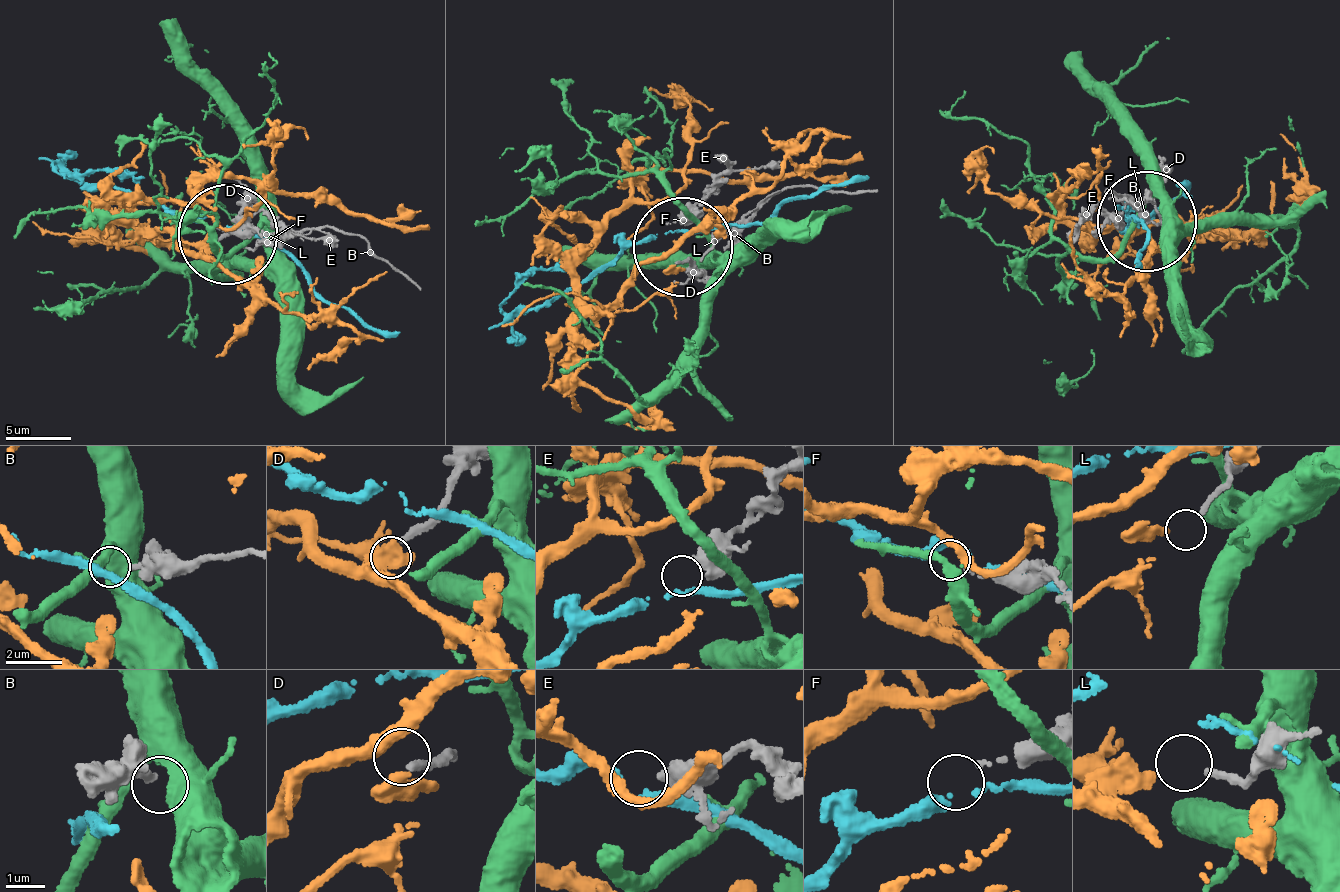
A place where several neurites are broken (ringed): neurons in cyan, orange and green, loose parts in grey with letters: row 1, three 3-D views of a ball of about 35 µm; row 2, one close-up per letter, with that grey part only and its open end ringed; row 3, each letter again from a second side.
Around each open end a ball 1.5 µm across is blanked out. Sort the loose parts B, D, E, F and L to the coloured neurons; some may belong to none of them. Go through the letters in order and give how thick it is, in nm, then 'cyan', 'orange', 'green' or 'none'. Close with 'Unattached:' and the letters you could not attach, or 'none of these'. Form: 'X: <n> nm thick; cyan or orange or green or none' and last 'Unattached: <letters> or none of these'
B: 200 nm thick; none
D: 240 nm thick; orange
E: 650 nm thick; cyan
F: 100 nm thick; none
L: 160 nm thick; none
Unattached: B, F, L

